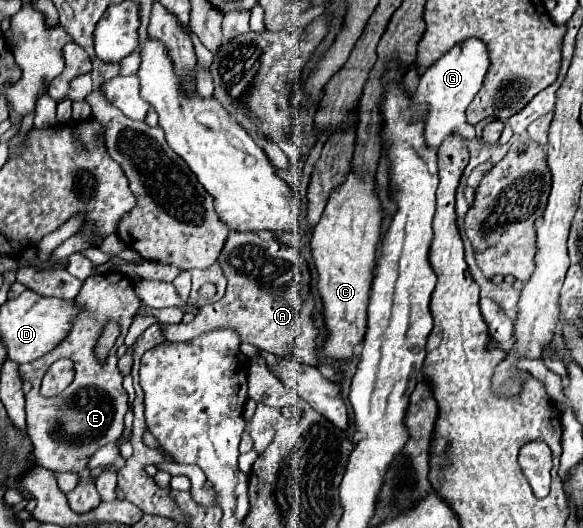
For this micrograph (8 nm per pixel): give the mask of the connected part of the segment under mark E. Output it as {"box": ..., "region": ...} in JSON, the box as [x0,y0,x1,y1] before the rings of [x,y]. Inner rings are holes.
{"box":[18,274,142,512],"region":[[[98,274],[84,280],[78,296],[74,298],[80,312],[74,318],[72,330],[68,336],[48,354],[40,356],[38,360],[32,360],[28,364],[20,364],[18,372],[24,384],[30,384],[30,392],[26,394],[26,424],[28,434],[34,444],[34,456],[38,464],[44,468],[52,468],[54,472],[76,472],[80,474],[80,484],[74,488],[74,492],[68,492],[68,504],[74,512],[90,512],[94,510],[102,500],[90,482],[90,470],[86,468],[90,456],[104,444],[114,442],[124,432],[124,414],[128,412],[128,394],[122,386],[122,374],[116,366],[116,350],[110,350],[104,364],[96,358],[96,344],[102,336],[102,330],[108,322],[118,322],[120,336],[116,340],[116,346],[124,342],[124,336],[128,332],[128,326],[132,324],[132,318],[138,314],[138,308],[142,306],[142,300],[134,292],[134,282],[120,274]],[[60,358],[70,358],[76,368],[74,382],[62,392],[62,396],[56,396],[54,400],[46,400],[40,396],[40,382],[46,374],[46,370]]]}

